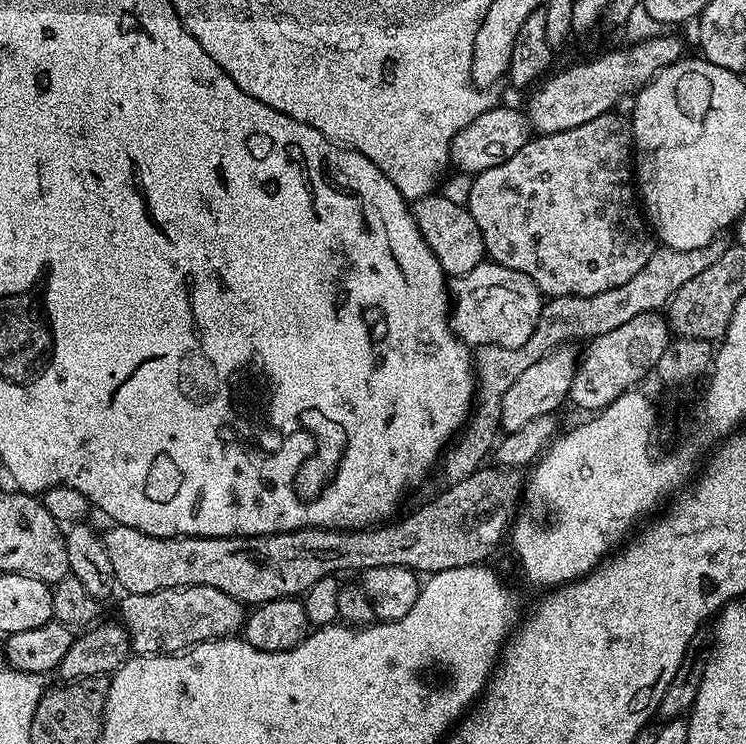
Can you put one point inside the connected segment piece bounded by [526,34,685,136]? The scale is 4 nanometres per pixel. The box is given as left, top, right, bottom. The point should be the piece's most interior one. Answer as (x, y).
(582, 92)

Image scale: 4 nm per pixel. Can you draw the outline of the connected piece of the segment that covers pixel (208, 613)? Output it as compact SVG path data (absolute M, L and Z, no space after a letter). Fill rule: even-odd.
M190 586L158 590L154 594L127 593L120 604L119 623L128 633L131 651L138 656L175 654L207 640L232 638L244 627L245 605L214 590L214 586Z

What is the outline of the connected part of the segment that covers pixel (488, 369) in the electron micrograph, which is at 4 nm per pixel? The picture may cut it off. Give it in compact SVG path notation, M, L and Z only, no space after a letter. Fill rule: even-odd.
M717 238L698 250L686 250L685 252L675 252L674 249L663 246L657 247L650 254L650 262L646 262L646 266L642 266L642 270L638 270L638 274L634 274L634 278L630 278L630 282L622 282L622 286L614 286L614 290L606 290L602 294L594 294L593 296L553 296L545 299L540 309L538 322L534 326L534 334L530 334L530 338L526 338L526 342L522 342L522 346L507 348L506 346L494 346L493 344L475 345L476 395L474 397L474 407L469 415L468 423L455 437L451 447L443 453L442 468L444 464L445 481L455 482L466 478L470 474L479 472L482 465L487 461L484 459L487 456L489 459L490 453L495 449L498 437L502 432L500 426L502 398L506 394L506 390L510 390L510 386L514 385L520 374L525 373L530 366L533 366L539 359L542 359L548 352L552 352L560 345L567 345L569 342L576 340L587 342L593 336L610 334L610 330L618 330L618 326L630 322L630 318L638 318L638 314L660 312L672 301L674 294L678 294L678 290L682 290L682 286L686 286L686 282L690 282L690 278L695 278L696 275L702 274L702 270L707 270L713 262L718 262L718 258L722 258L722 254L729 246L729 241L724 241L724 238Z

